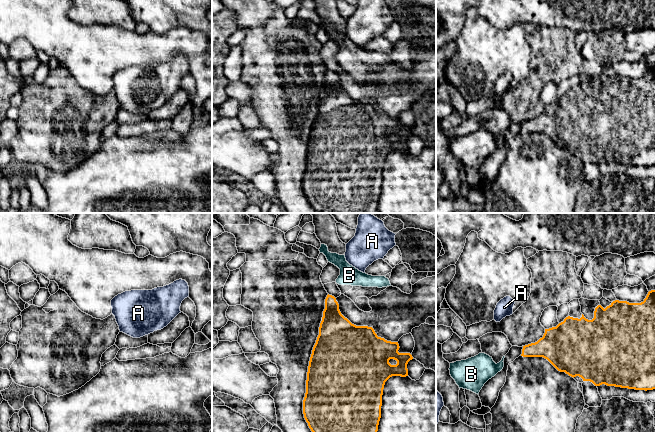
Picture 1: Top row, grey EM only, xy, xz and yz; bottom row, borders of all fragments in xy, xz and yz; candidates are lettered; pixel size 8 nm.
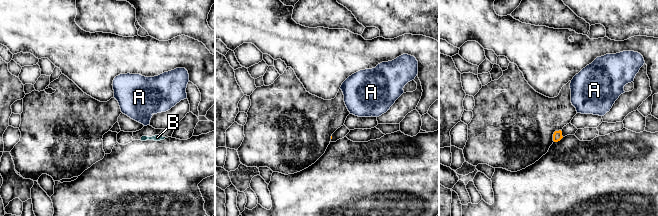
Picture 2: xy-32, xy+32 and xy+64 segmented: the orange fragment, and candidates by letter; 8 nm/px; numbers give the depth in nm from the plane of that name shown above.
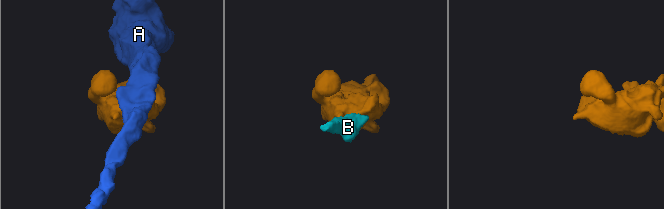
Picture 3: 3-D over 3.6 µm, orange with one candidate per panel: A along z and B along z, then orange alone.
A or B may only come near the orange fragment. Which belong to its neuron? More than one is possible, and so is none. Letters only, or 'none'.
B

